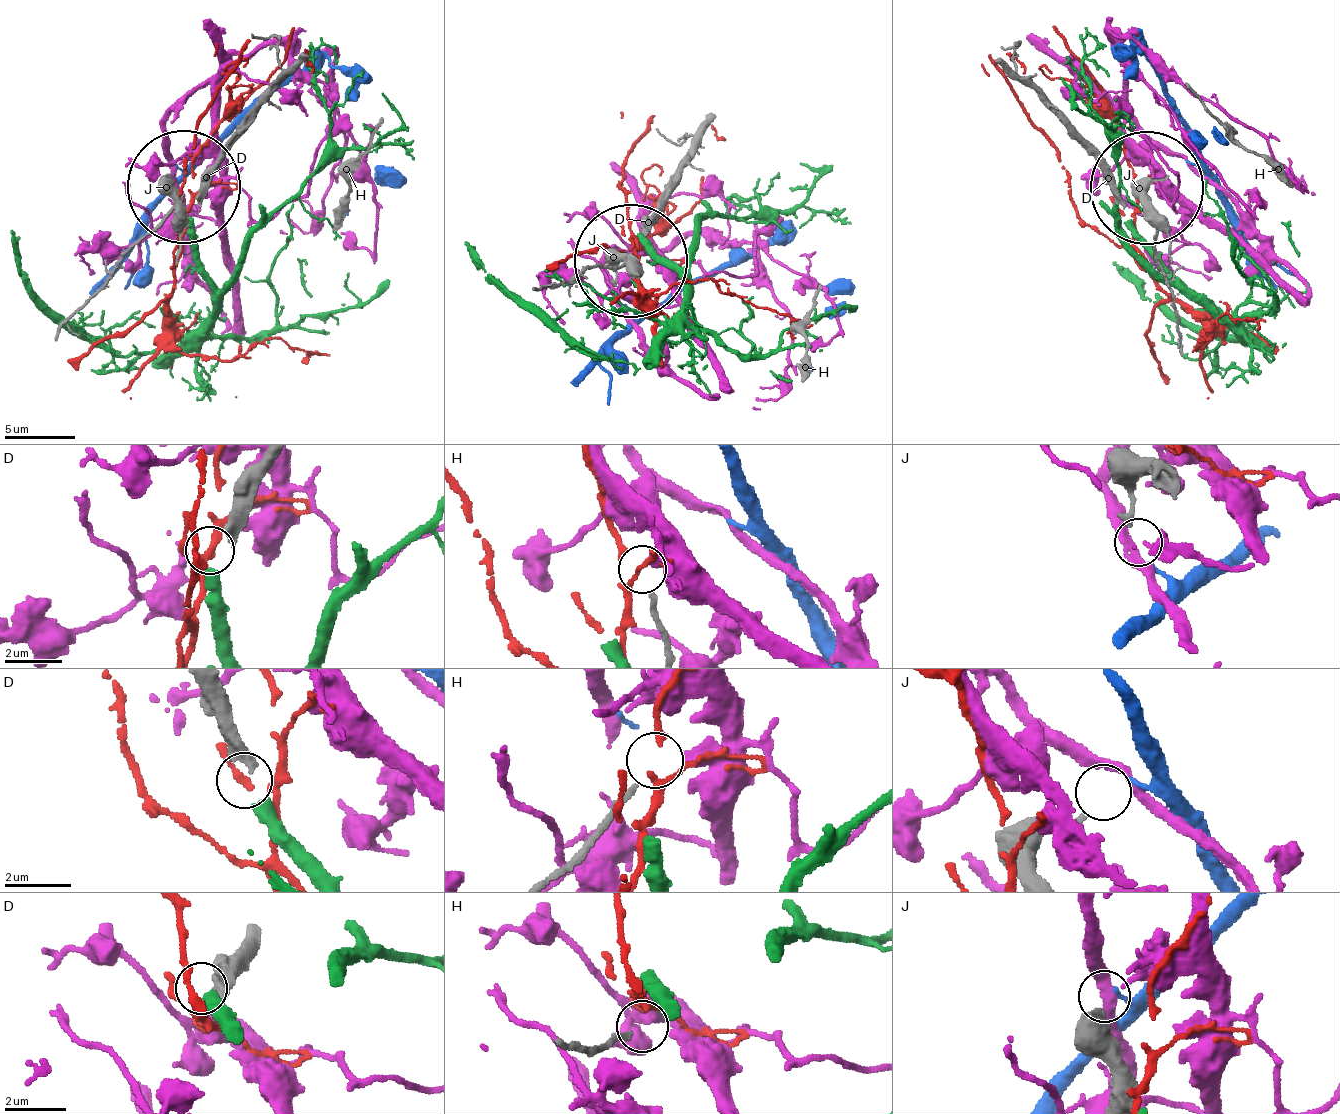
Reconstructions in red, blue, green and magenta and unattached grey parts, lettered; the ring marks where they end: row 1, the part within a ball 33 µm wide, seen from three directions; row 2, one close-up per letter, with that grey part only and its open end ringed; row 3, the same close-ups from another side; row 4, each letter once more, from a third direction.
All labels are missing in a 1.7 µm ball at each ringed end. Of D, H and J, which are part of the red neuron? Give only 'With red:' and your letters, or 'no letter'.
With red: no letter

